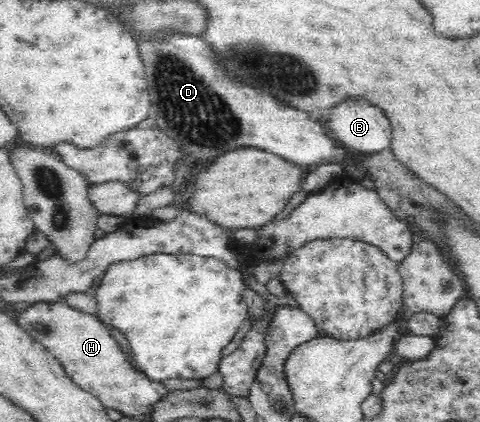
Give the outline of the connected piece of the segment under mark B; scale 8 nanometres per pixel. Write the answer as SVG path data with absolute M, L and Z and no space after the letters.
M362 98L346 99L333 106L329 122L336 140L351 150L368 155L389 149L391 146L392 128L388 118L384 116L384 111Z

